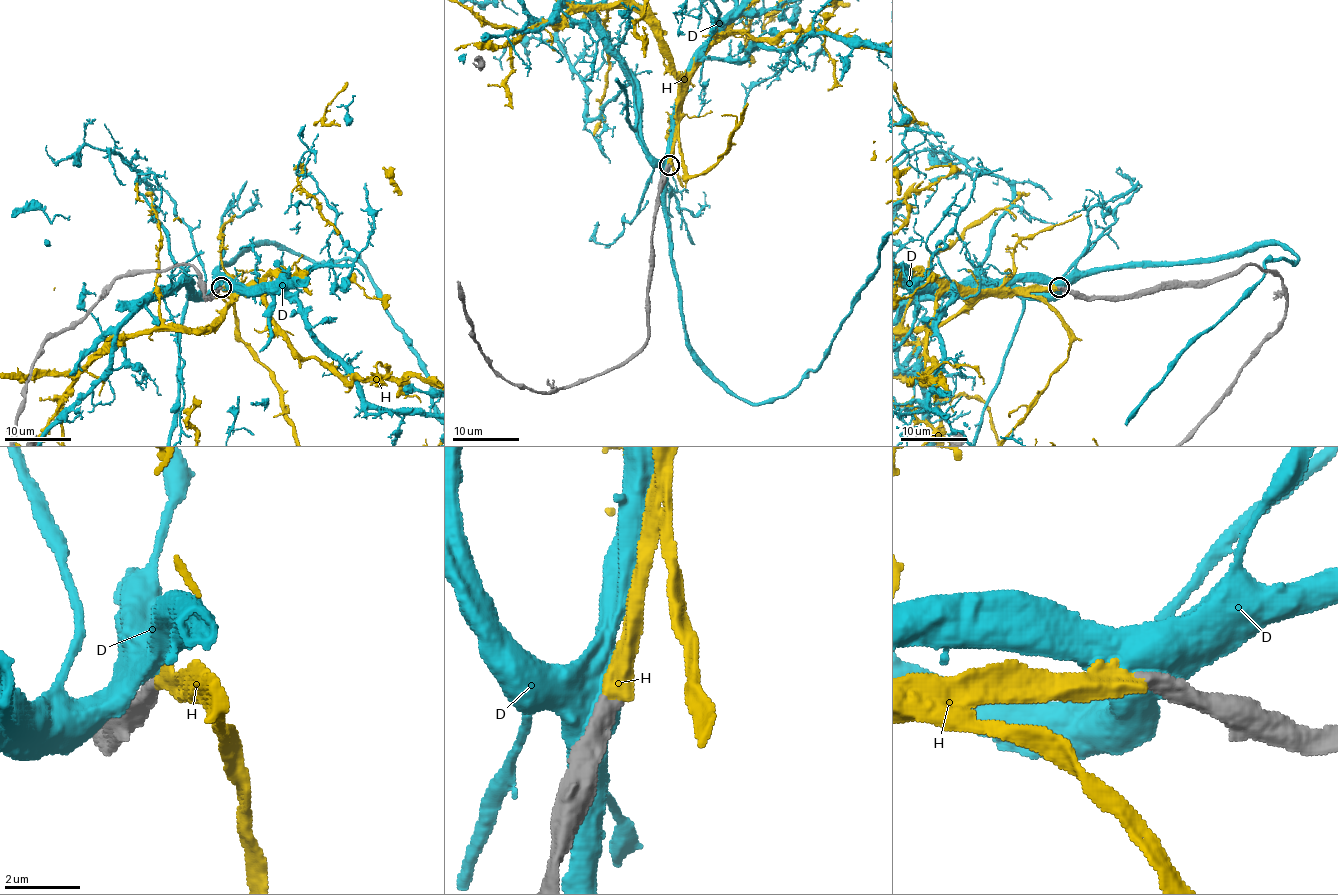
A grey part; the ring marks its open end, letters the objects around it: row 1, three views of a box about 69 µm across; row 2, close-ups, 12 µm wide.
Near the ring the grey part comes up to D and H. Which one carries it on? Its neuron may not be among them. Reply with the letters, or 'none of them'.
H

